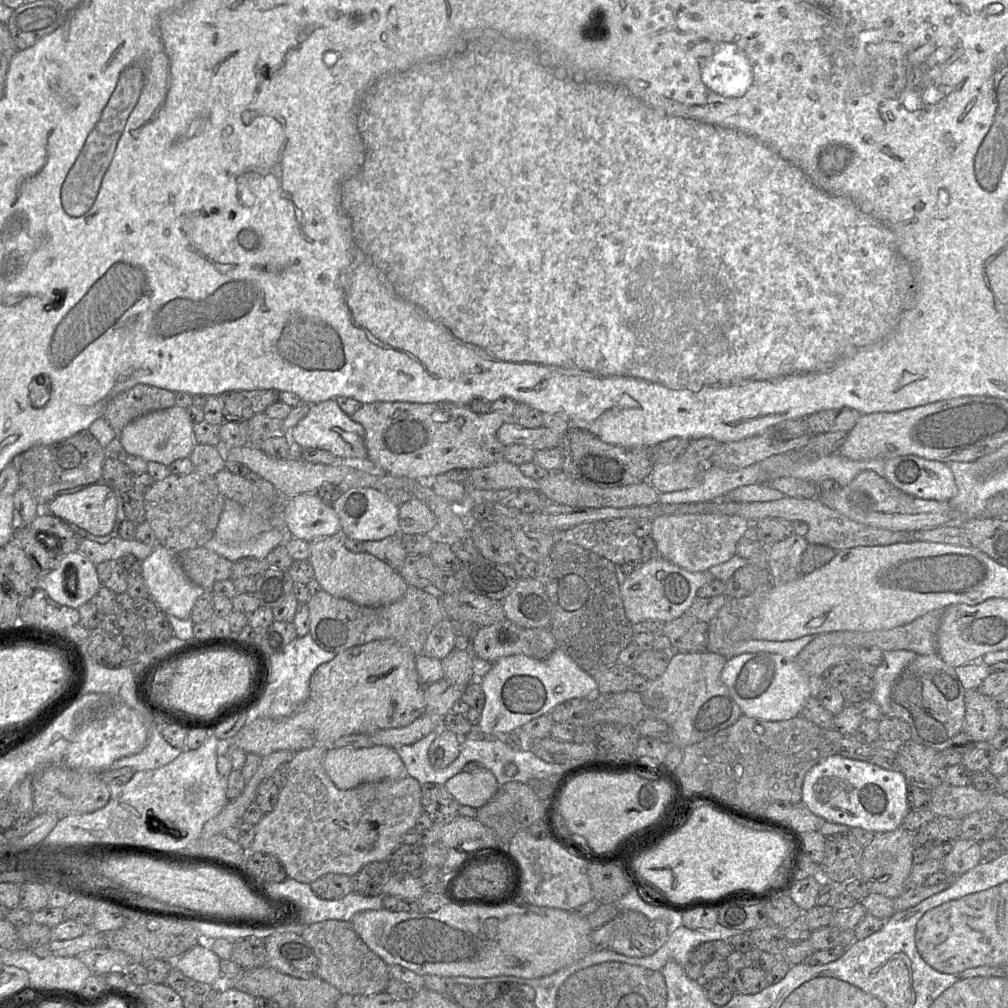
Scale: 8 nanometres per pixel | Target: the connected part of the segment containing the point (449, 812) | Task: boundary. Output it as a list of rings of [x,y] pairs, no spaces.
[[[422,785],[422,806],[436,825],[446,825],[459,815],[460,804],[445,785]]]

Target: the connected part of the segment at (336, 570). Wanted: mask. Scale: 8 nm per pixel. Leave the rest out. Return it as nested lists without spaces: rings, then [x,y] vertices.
[[[323,537],[310,542],[309,561],[314,569],[314,578],[322,590],[367,607],[388,605],[400,600],[408,588],[401,575],[369,553],[349,551],[343,543],[343,537]]]

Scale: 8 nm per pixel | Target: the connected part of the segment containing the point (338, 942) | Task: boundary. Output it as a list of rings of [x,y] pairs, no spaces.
[[[326,920],[312,923],[303,928],[302,936],[318,959],[318,976],[336,987],[341,994],[370,995],[386,990],[390,980],[389,966],[364,943],[351,921]]]

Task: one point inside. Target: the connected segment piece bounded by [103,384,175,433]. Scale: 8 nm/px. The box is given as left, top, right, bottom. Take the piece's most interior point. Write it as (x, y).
(140, 399)

